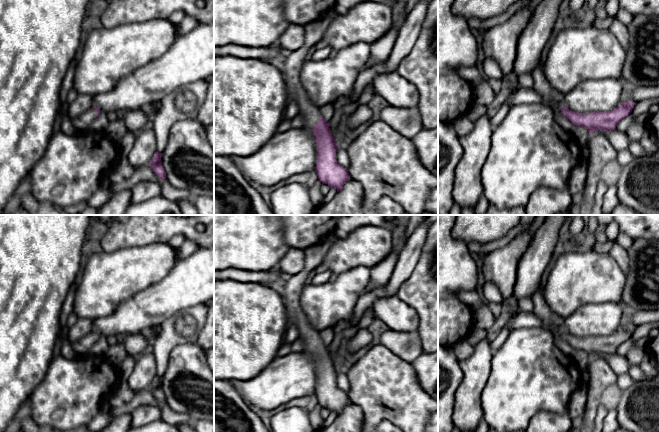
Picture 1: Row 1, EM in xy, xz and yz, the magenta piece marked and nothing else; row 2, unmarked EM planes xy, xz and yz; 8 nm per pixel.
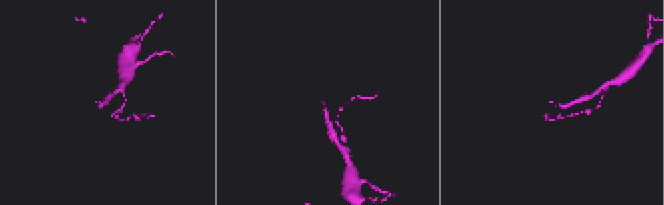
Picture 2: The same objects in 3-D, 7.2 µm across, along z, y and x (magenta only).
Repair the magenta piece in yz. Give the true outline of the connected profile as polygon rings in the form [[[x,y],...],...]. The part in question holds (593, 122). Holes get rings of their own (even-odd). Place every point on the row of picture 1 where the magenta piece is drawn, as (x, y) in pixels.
[[[622,101],[615,109],[607,112],[577,113],[562,106],[562,113],[574,124],[588,130],[590,135],[599,130],[611,131],[631,112],[636,103]]]

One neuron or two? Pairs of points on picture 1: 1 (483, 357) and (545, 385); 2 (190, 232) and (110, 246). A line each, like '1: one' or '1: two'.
1: two
2: one

